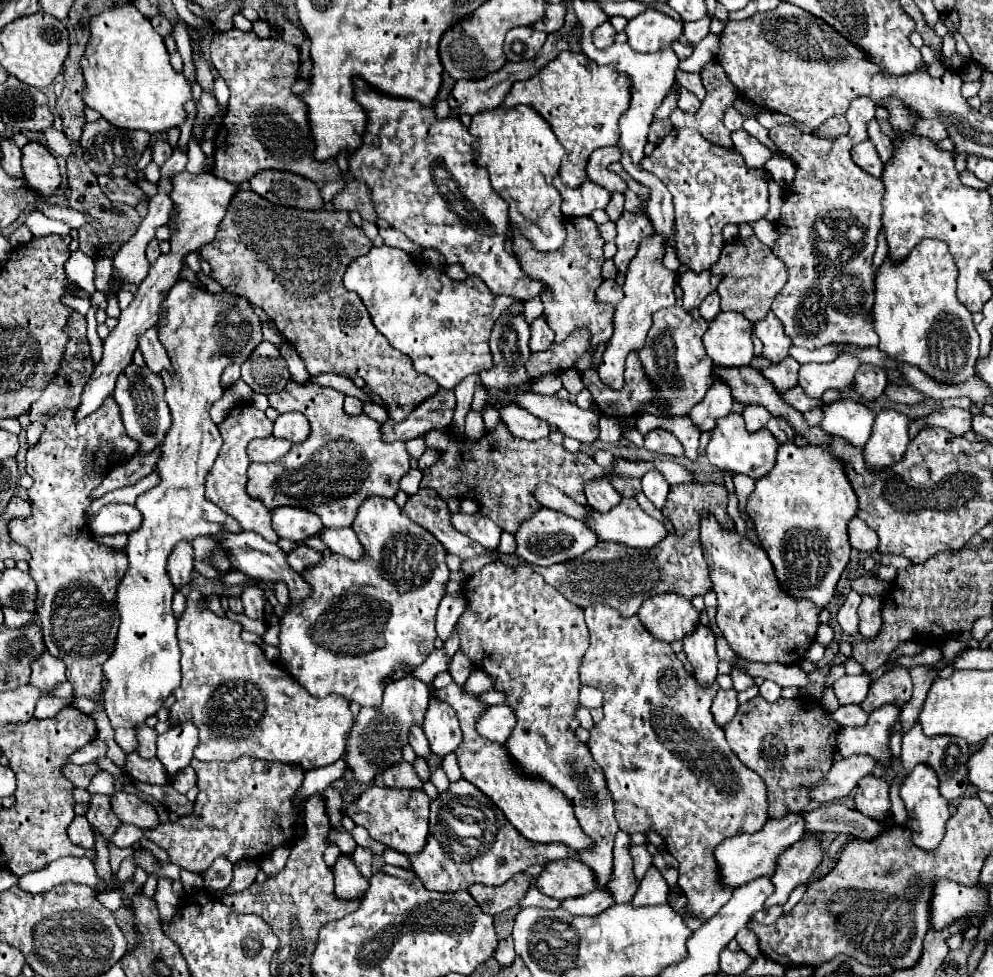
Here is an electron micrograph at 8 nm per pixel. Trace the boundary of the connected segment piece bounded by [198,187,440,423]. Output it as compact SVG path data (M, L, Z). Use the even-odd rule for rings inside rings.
M248 187L240 189L232 199L224 223L220 223L216 239L206 243L198 253L212 267L212 277L224 289L246 297L250 303L258 305L272 319L282 337L298 351L310 375L336 373L344 377L358 375L376 393L388 409L392 421L400 423L410 415L410 411L434 395L440 387L428 375L420 375L412 367L408 355L396 351L380 331L372 325L372 319L356 293L350 293L342 285L342 275L348 263L372 249L372 241L356 227L346 211L298 211L288 207L278 207Z

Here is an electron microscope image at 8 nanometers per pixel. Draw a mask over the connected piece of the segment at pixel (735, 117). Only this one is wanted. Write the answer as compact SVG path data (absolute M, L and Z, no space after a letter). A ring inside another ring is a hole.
M728 107L726 115L724 115L724 125L730 129L730 131L736 131L742 128L742 115L734 109L734 107Z

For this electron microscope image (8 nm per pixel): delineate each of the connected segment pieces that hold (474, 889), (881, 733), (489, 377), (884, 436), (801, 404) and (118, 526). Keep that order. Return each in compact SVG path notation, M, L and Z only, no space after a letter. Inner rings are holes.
M526 873L514 875L508 883L498 887L484 887L484 885L472 885L468 893L474 897L474 901L480 905L480 909L488 915L498 915L510 907L514 907L528 891L530 877Z
M890 703L890 705L884 705L872 711L864 727L860 729L842 727L836 737L838 751L844 757L866 753L866 755L872 755L878 763L890 761L892 755L888 749L888 737L890 737L890 729L896 723L898 715L900 715L900 709Z
M520 313L520 315L502 315L502 319L494 323L492 335L490 335L490 349L492 349L494 363L492 363L492 367L488 371L480 373L480 379L482 379L484 387L518 389L518 387L524 387L528 383L524 363L530 357L530 347L528 347L530 335L532 335L530 325L524 319L524 313Z
M884 409L876 415L872 435L864 445L866 463L872 469L882 469L900 461L908 445L910 421L912 419L906 413L898 413L894 409Z
M796 385L796 387L788 389L788 391L778 391L778 395L780 395L788 405L792 405L794 409L798 409L800 413L810 411L812 407L822 407L822 401L810 399L810 397L802 391L802 387L800 387L800 385Z
M108 505L102 507L100 513L92 519L90 529L96 535L116 535L126 533L130 535L140 527L140 511L130 505Z

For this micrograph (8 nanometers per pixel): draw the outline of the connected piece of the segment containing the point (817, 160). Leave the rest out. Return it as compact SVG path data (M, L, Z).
M858 97L850 103L846 119L850 123L848 135L836 139L824 139L816 135L802 133L796 127L774 127L770 129L770 139L776 149L792 157L796 165L794 185L786 191L780 221L776 229L780 233L774 253L784 261L788 269L788 281L772 303L772 313L784 323L784 333L794 345L806 349L818 349L830 343L854 343L860 347L878 345L878 335L874 323L868 319L874 305L874 271L872 257L876 251L876 237L882 229L882 199L884 183L868 173L864 173L850 157L850 149L864 139L868 139L868 123L874 119L876 105Z

